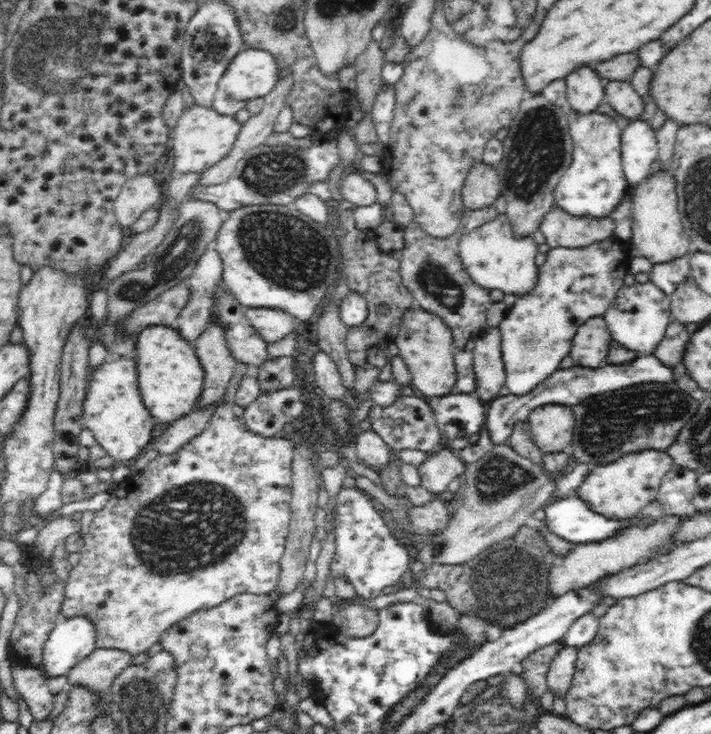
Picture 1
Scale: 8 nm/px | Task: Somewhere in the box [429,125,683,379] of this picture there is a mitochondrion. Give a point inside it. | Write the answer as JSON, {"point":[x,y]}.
{"point":[531,341]}

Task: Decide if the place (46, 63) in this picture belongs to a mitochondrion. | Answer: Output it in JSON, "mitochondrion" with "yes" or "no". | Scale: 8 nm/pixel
{"mitochondrion":"yes"}

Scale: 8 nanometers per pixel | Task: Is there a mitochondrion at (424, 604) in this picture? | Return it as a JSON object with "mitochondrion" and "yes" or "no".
{"mitochondrion":"no"}

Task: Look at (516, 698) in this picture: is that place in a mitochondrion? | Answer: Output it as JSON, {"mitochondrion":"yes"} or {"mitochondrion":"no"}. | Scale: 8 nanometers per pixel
{"mitochondrion":"yes"}

